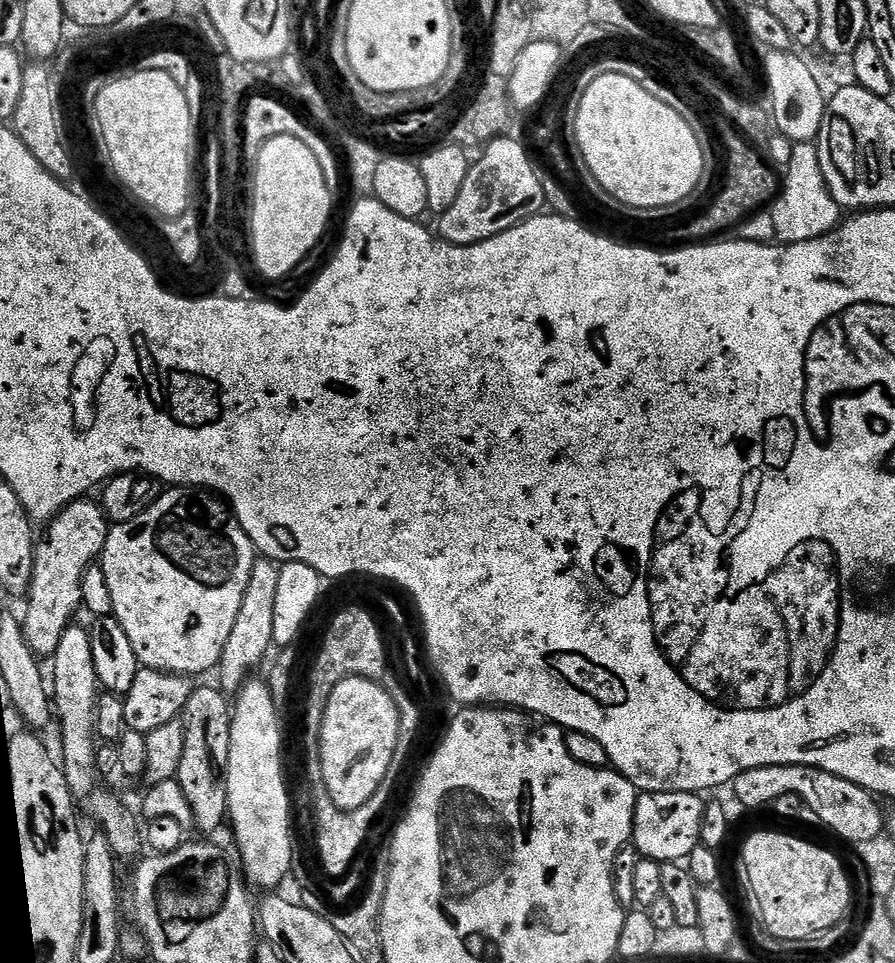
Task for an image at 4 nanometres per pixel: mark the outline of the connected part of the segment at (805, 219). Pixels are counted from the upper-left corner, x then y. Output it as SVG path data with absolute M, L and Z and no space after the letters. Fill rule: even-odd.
M811 141L795 143L792 160L785 167L786 180L784 182L783 179L779 196L771 205L772 228L775 234L773 237L779 243L797 244L812 241L832 232L842 222L844 210L828 186L816 146Z

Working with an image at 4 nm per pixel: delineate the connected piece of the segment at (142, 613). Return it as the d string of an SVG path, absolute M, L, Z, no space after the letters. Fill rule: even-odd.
M172 486L161 491L155 504L137 511L133 520L120 524L108 533L108 542L102 553L102 567L105 572L106 584L113 599L111 615L121 623L130 638L136 657L146 668L157 668L160 672L175 672L177 676L196 678L199 672L208 672L217 667L222 658L222 652L229 641L230 632L234 628L235 619L242 608L243 596L250 585L251 572L258 559L256 545L246 534L246 530L236 521L235 515L227 503L219 495L208 490L201 490L195 486Z

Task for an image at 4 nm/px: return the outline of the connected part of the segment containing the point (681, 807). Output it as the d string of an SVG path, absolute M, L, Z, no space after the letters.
M645 792L637 799L632 836L641 857L659 862L680 862L701 839L702 804L691 792Z

